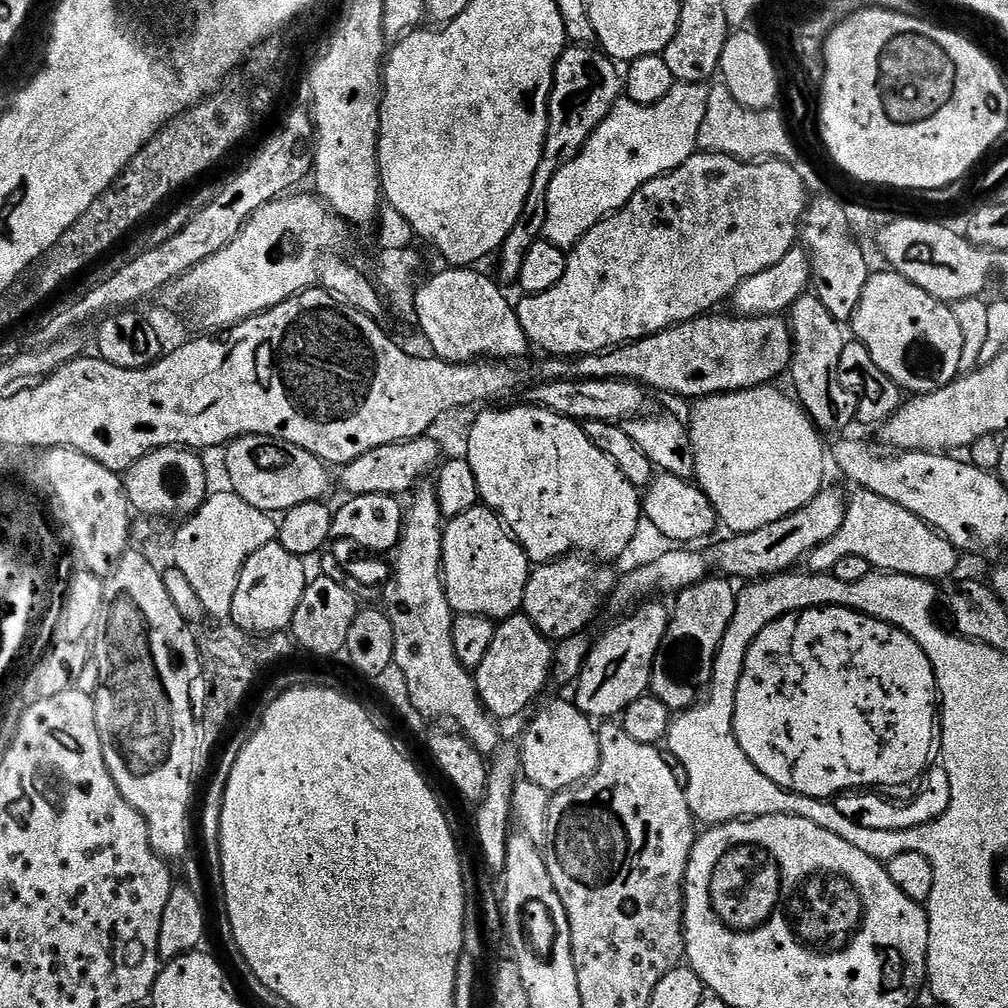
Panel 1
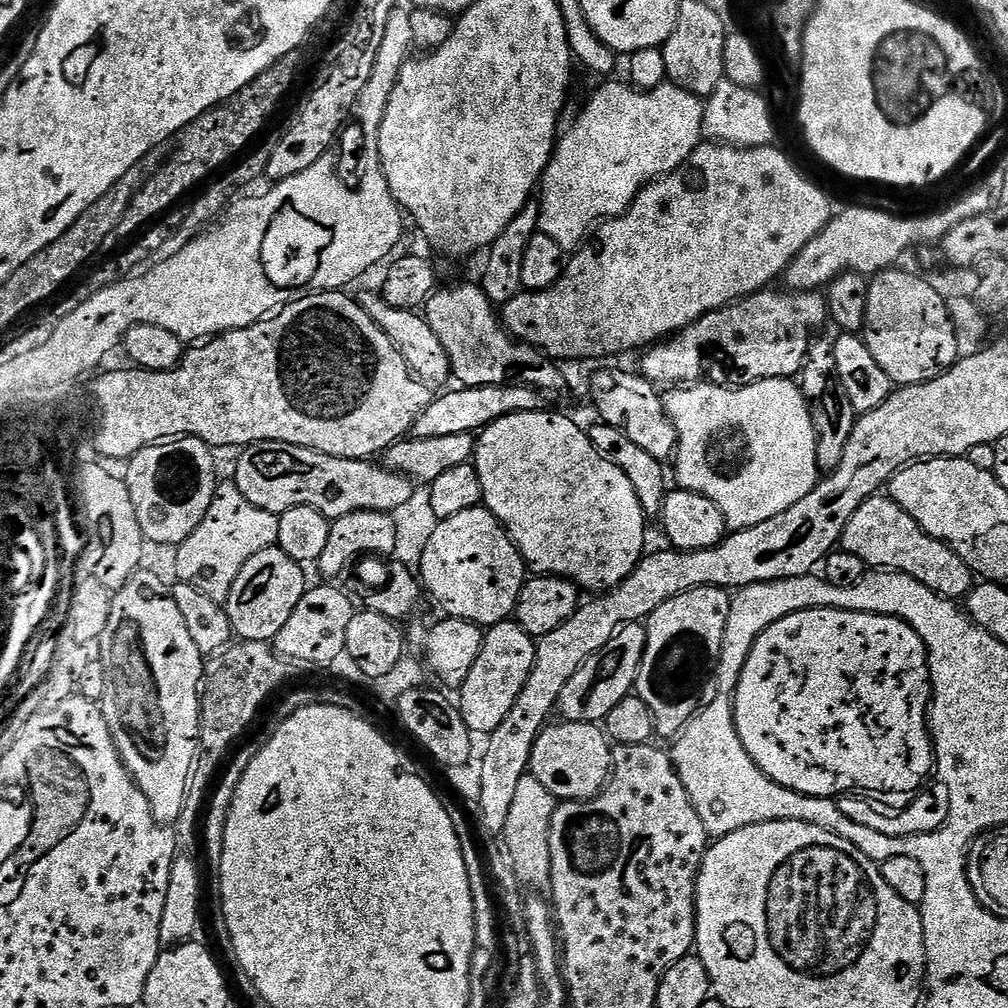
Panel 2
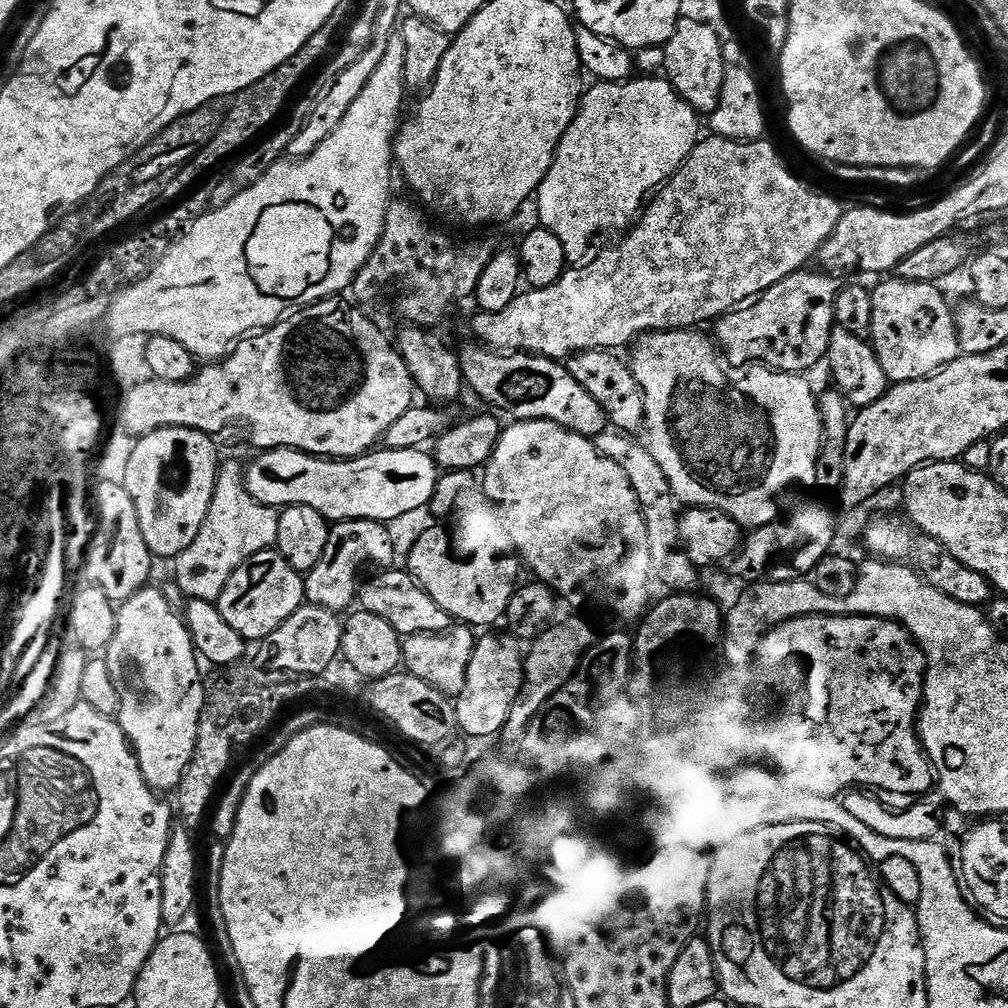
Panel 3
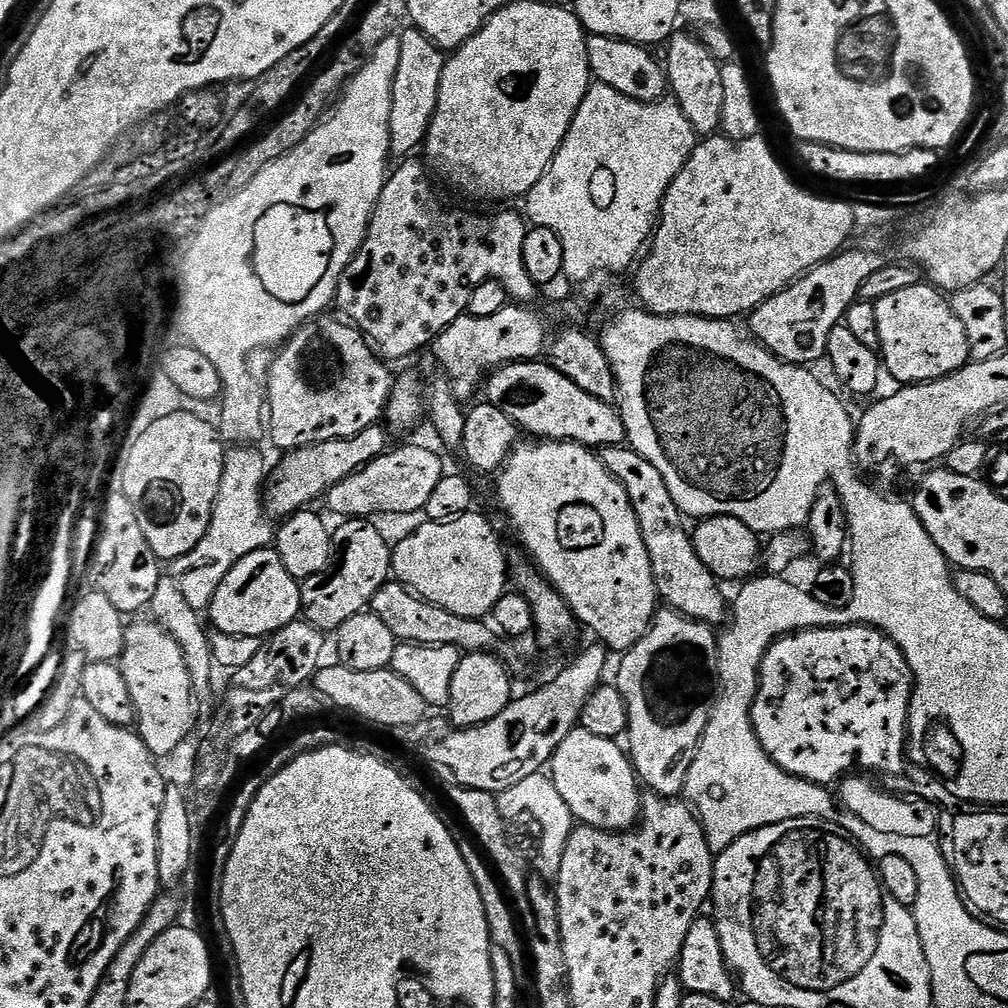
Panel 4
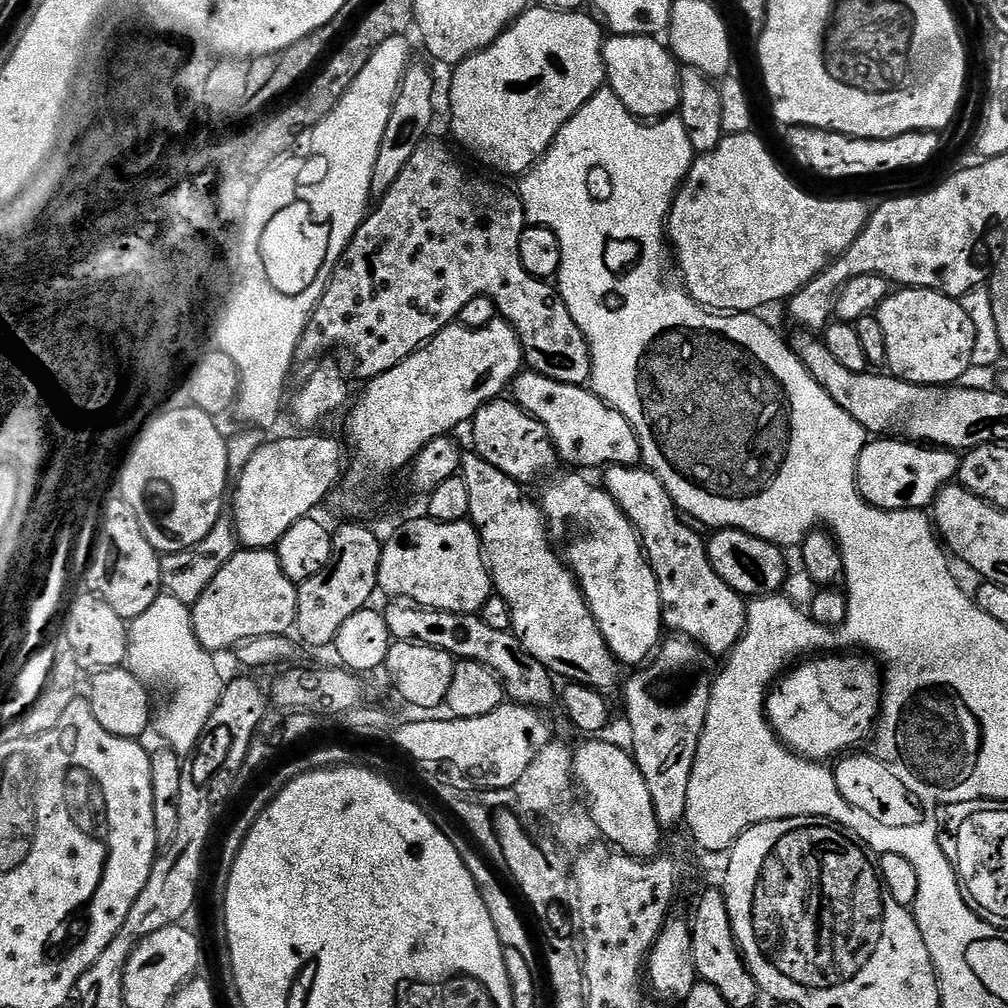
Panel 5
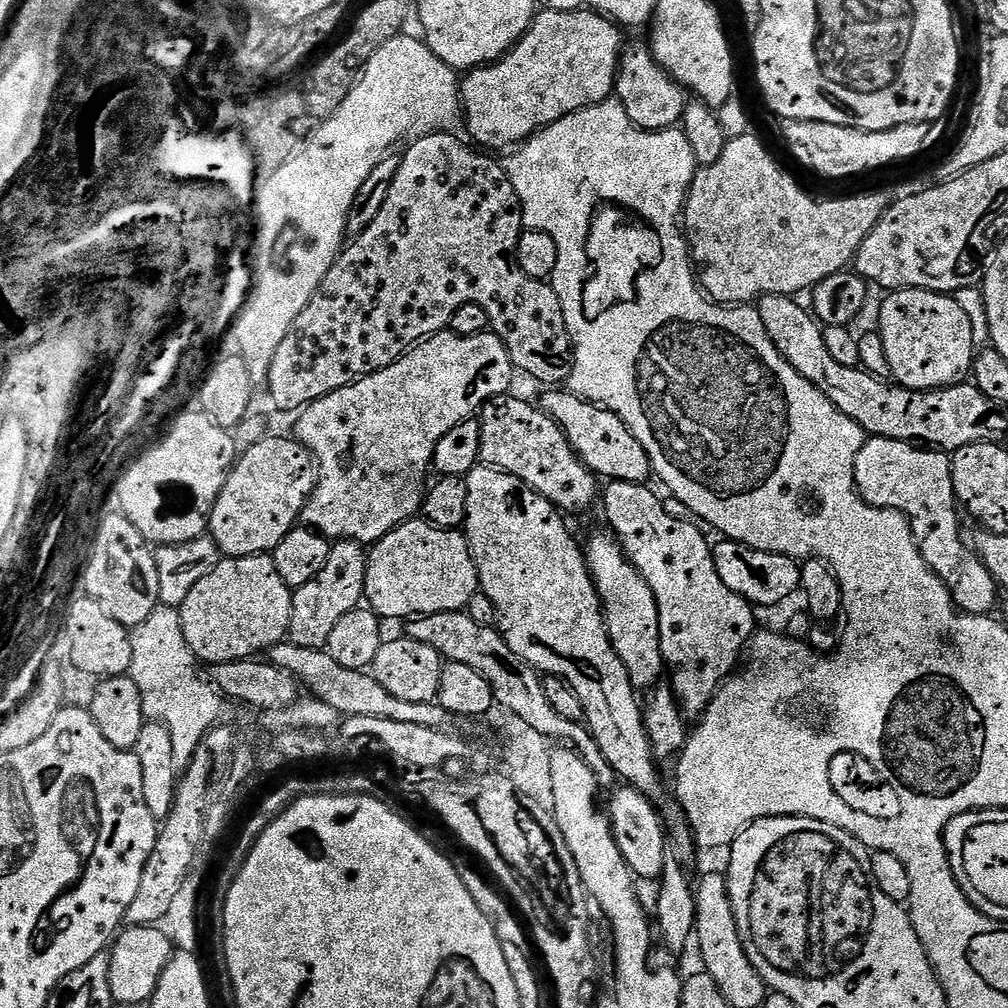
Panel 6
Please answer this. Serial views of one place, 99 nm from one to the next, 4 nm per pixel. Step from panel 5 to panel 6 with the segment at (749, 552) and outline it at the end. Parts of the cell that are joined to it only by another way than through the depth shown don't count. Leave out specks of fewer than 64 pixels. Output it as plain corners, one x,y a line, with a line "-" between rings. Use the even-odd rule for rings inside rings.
721,539
719,543
712,549
718,578
722,578
722,582
734,590
734,594
746,598
749,604
774,604
800,588
800,564
792,561
795,559
791,555
761,552
749,544
739,544
733,540

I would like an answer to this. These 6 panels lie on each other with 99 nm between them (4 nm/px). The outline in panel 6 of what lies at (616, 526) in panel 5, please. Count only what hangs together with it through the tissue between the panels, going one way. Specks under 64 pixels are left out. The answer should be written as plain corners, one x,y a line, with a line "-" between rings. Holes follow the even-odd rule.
607,531
600,532
586,540
586,559
592,580
596,583
596,593
600,596
600,605
604,608
604,625
608,627
608,637
622,658
622,666
630,674
630,682
637,689
644,690
649,686
661,683
660,675
665,675
666,665
660,649
660,619
658,602
654,590
642,578
628,556
620,548
620,541

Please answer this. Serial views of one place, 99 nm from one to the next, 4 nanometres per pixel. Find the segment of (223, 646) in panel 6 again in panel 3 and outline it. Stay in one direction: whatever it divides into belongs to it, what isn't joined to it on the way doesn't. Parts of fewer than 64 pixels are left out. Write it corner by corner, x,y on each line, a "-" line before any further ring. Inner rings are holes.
259,552
234,570
218,603
222,618
226,618
226,622
230,622
230,626
234,626
234,630
238,630
245,641
259,642
274,634
274,630
278,630
278,626
282,626
290,614
304,607
304,576
294,571
280,552

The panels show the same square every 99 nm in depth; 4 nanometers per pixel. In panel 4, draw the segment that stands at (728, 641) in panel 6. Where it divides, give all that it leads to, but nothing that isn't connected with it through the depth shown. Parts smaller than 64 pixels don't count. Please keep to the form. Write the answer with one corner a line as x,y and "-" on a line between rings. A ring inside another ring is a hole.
630,446
602,448
598,455
602,466
610,470
612,477
623,486
630,498
630,506
638,518
638,526
650,554
659,599
663,603
665,600
669,609
681,612
691,620
701,620
702,623
713,626
723,625
726,608
724,612
721,585
715,574
702,566
702,558
698,558
694,550
689,529
684,529
685,517
674,498
670,498
670,490
666,490
666,478
662,478
658,469
650,466
650,462
646,462
646,458
642,458
642,454
638,454

